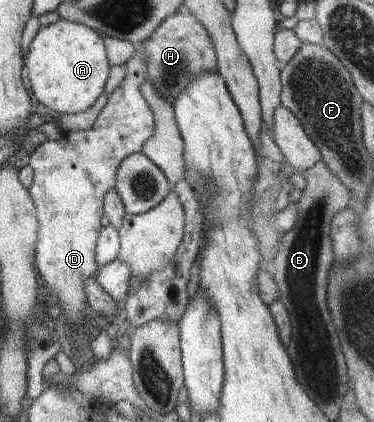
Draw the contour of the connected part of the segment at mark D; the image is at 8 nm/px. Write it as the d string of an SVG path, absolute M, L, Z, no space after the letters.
M140 56L128 59L126 76L109 96L92 128L65 132L60 140L45 141L29 156L28 164L34 170L34 180L28 192L34 200L38 218L38 242L36 242L36 267L50 292L49 298L56 296L62 302L64 312L82 327L84 318L92 318L84 292L84 280L95 278L99 271L96 266L96 245L101 231L100 218L105 214L103 199L115 188L118 166L127 156L142 153L146 140L154 134L154 115L138 86L145 85L146 60Z

